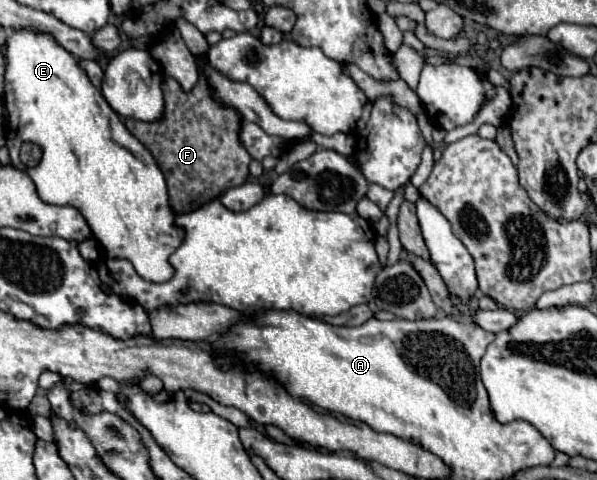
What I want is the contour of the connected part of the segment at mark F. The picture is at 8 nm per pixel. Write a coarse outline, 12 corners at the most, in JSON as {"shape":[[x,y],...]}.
{"shape":[[204,73],[164,79],[164,119],[124,119],[176,215],[248,179],[240,113]]}

